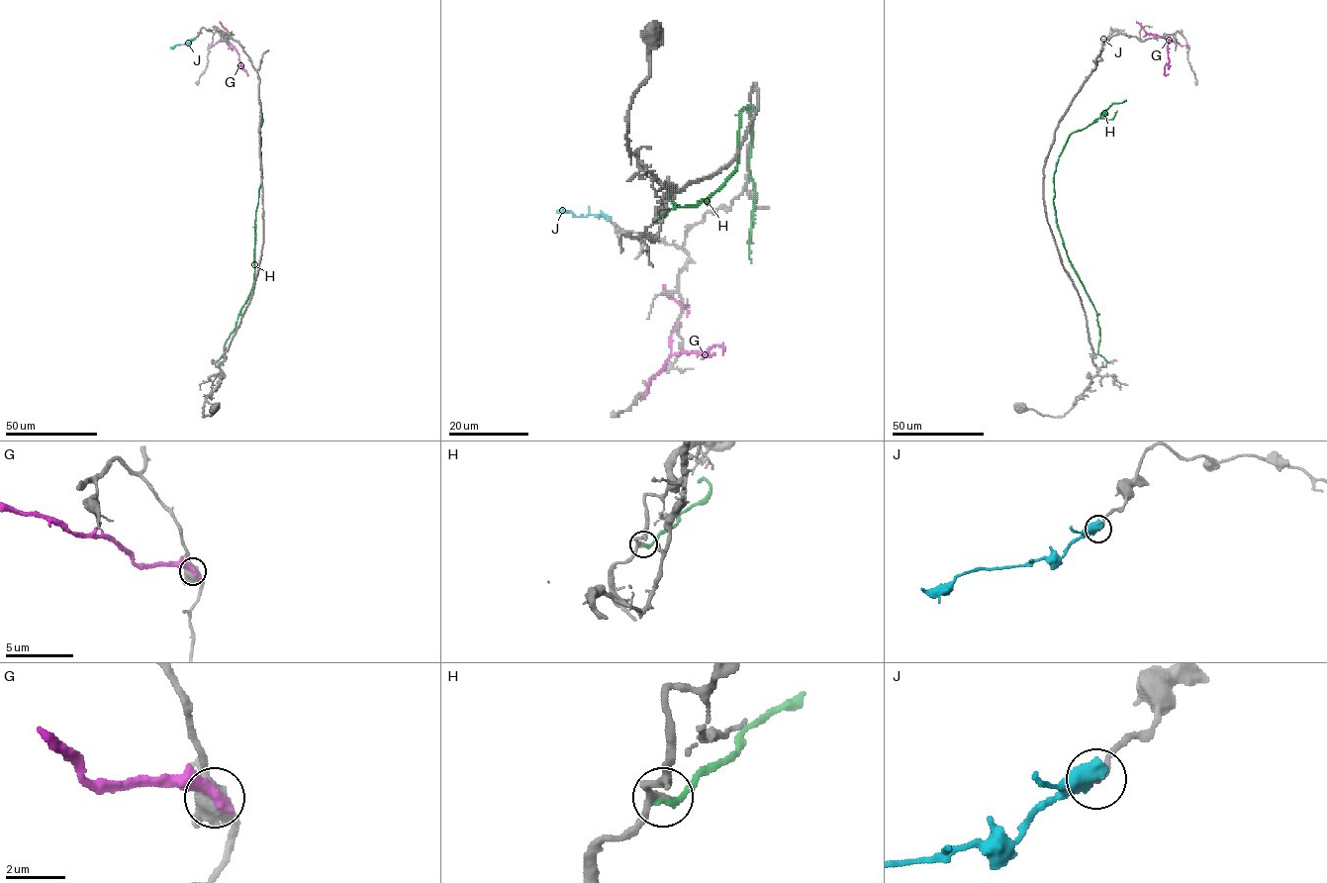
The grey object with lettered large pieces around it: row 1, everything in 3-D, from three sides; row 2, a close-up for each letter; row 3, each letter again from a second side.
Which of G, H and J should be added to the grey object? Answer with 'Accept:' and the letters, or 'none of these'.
Accept: none of these

